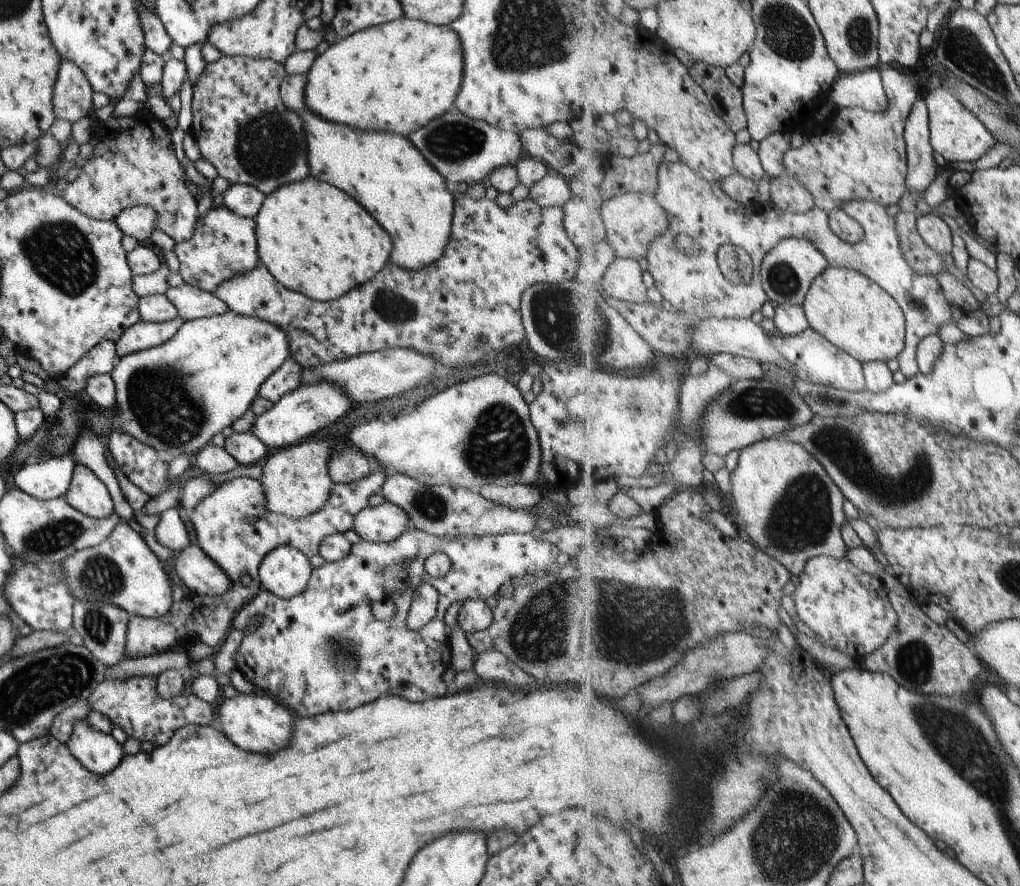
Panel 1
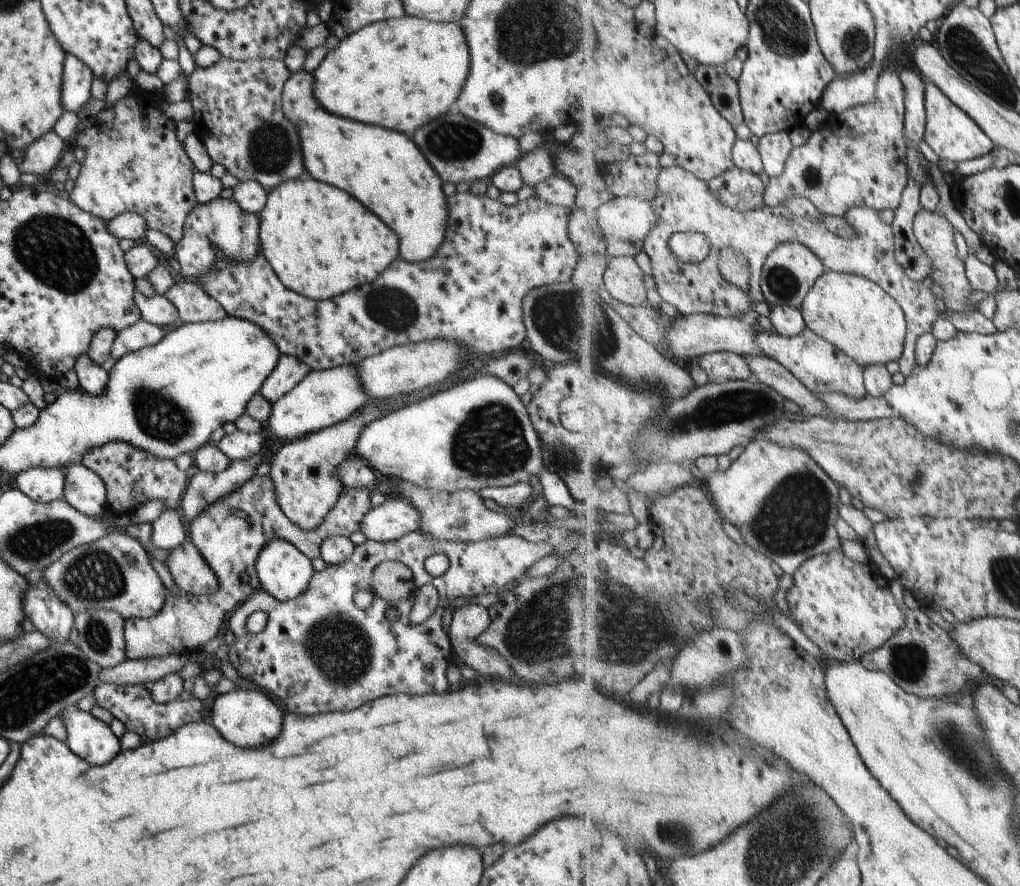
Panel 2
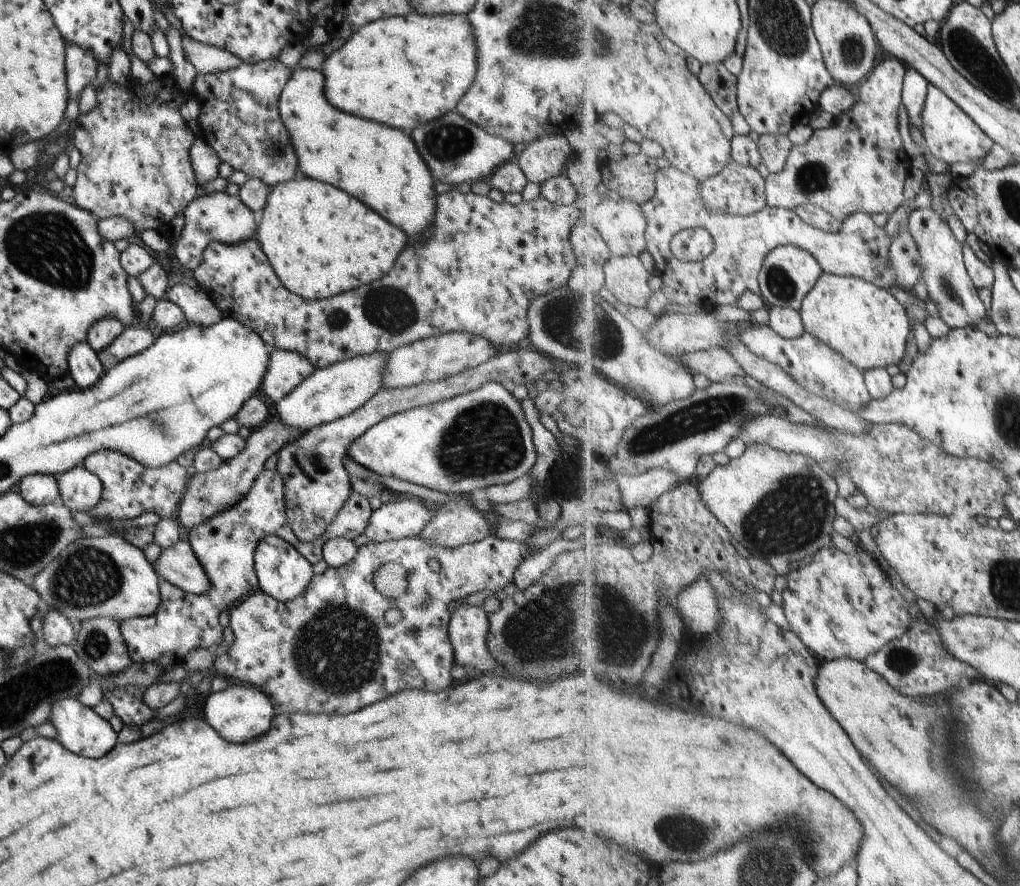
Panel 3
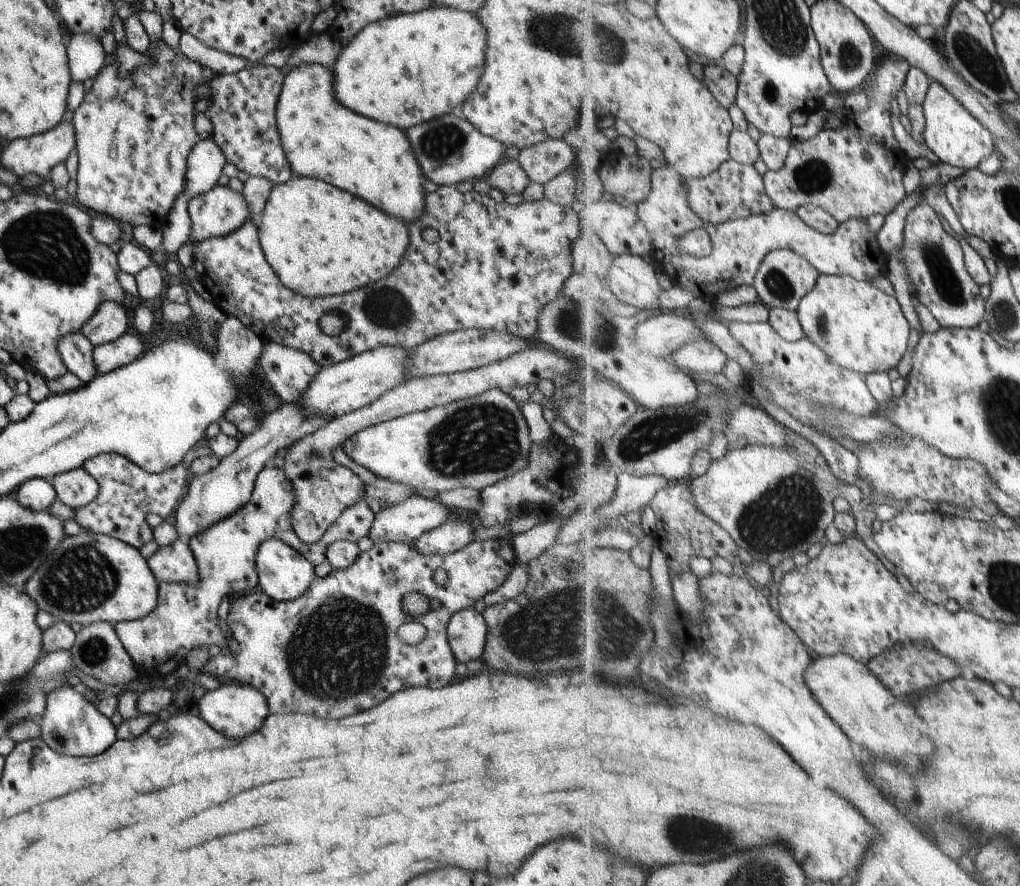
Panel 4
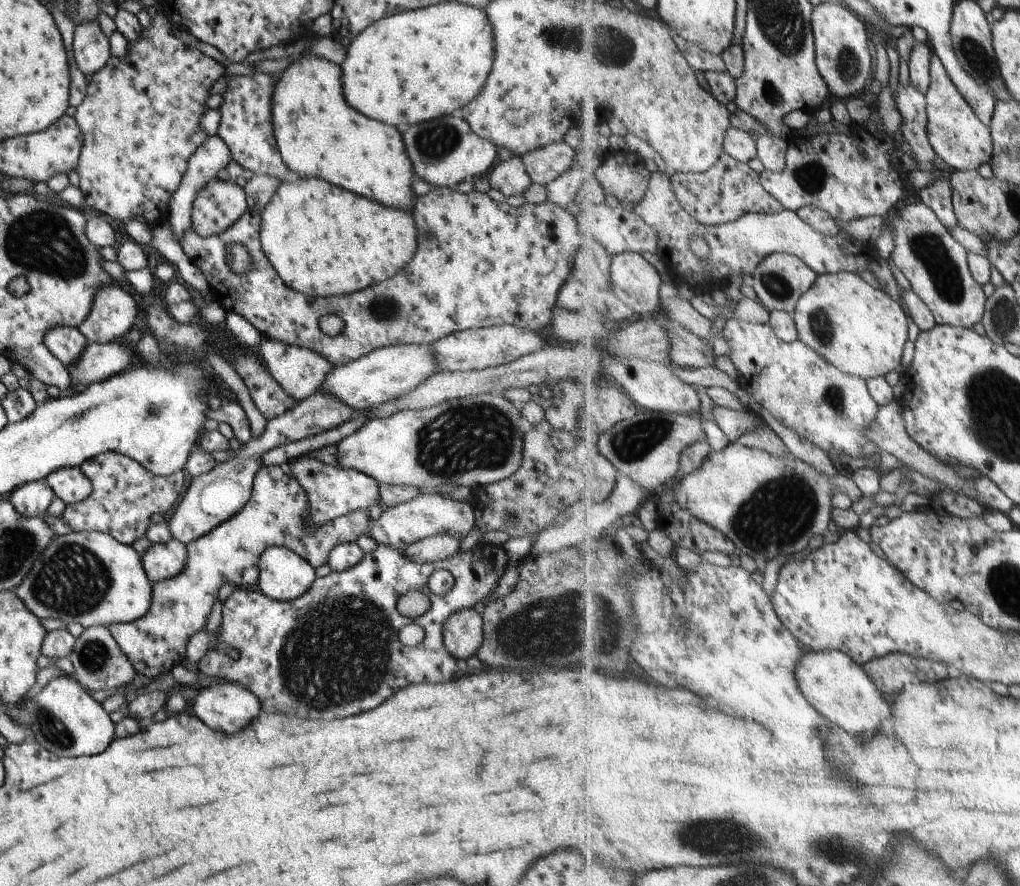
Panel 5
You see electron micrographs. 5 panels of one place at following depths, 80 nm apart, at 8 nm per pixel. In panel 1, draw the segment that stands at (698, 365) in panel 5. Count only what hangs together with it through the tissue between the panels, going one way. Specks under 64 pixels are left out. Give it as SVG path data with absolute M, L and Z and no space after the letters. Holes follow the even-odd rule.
M719 353L712 355L709 363L721 366L729 376L737 381L743 379L764 380L766 378L764 366L749 357L733 353Z

